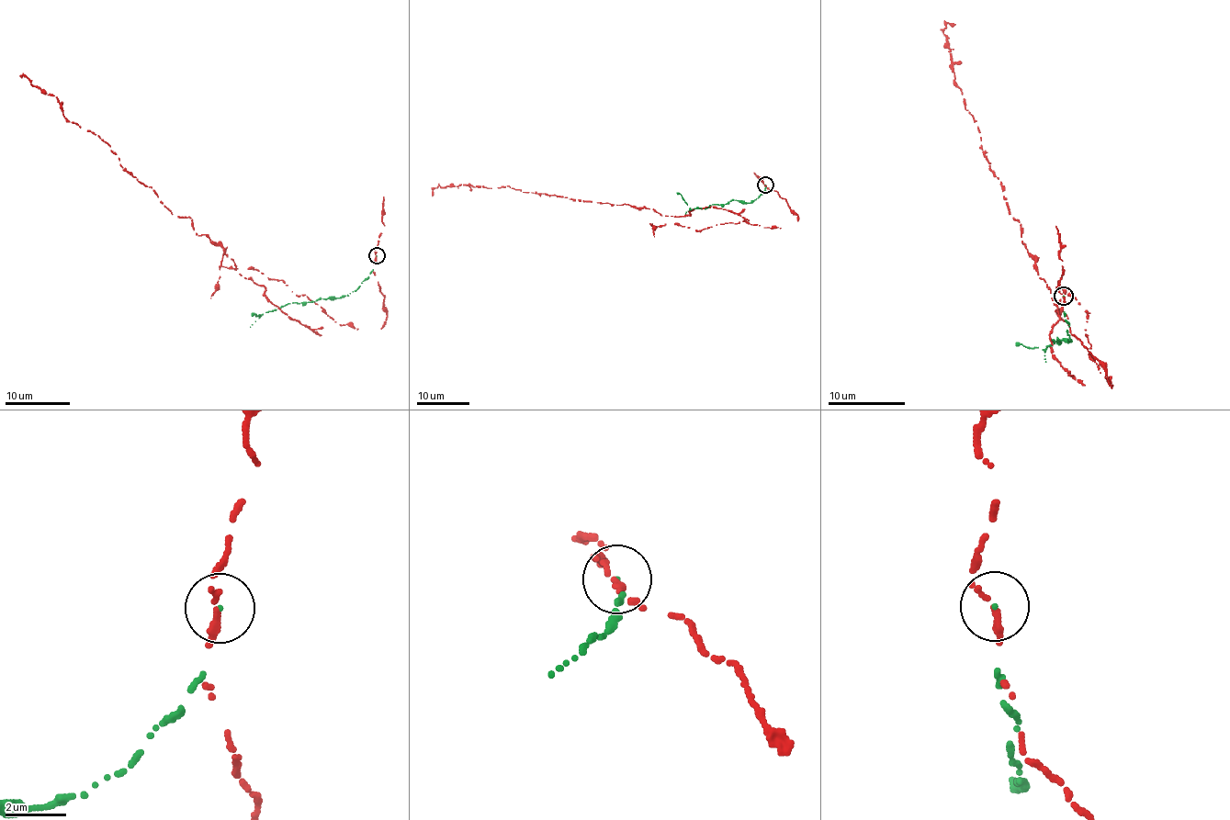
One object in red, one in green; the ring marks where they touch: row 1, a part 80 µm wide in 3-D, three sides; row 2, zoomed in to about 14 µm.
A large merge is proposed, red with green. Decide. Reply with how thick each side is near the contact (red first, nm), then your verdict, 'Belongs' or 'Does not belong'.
Thickness 200 nm (red) against 50 nm. Does not belong

